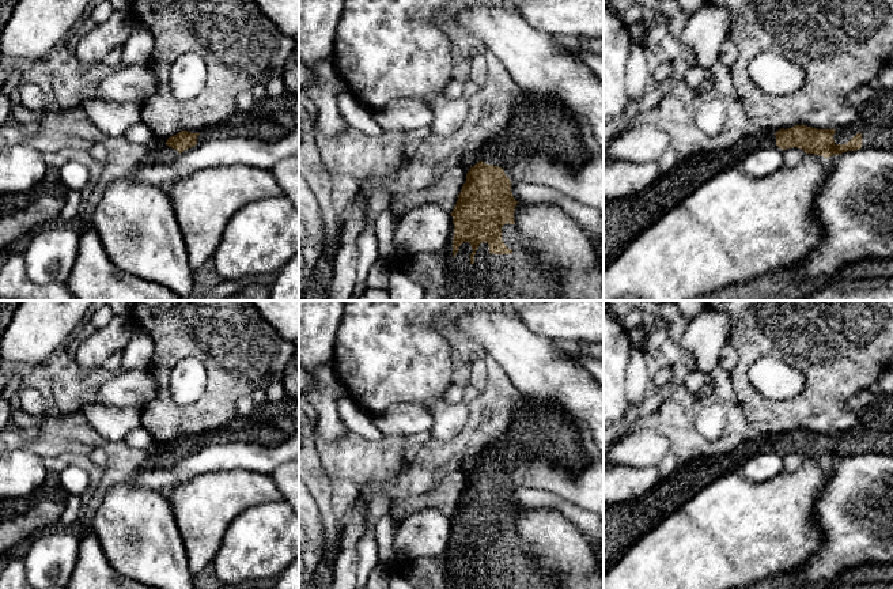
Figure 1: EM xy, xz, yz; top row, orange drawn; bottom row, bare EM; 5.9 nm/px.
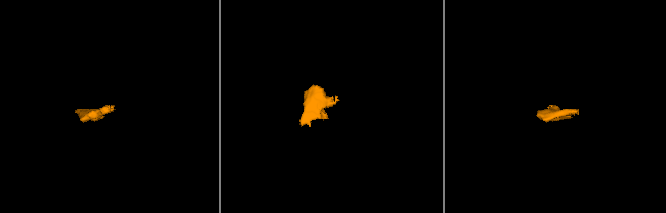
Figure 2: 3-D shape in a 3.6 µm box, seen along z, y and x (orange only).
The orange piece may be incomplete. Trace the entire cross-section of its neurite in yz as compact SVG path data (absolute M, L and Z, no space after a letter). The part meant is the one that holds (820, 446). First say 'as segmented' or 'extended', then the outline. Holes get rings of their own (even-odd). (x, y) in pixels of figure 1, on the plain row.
extended; M854 427L837 434L817 434L807 430L795 430L787 434L779 434L776 438L771 435L750 435L743 443L729 453L700 457L682 467L677 467L670 476L661 479L656 486L636 499L616 506L603 503L603 574L644 535L656 528L700 490L726 473L741 471L750 457L773 448L782 454L796 452L806 458L821 460L824 462L860 453L893 454L893 431Z

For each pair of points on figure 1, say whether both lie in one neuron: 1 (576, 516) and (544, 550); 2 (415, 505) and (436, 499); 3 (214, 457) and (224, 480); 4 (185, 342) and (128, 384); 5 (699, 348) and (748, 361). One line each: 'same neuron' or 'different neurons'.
1: different neurons
2: same neuron
3: different neurons
4: different neurons
5: different neurons

